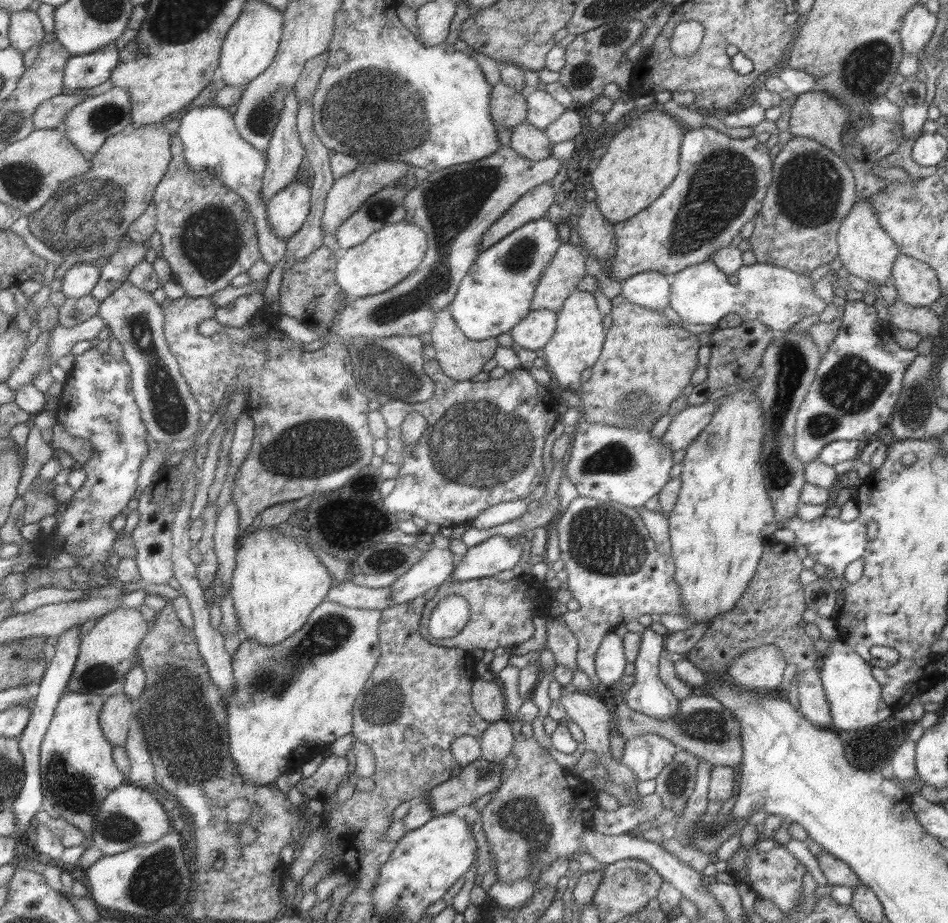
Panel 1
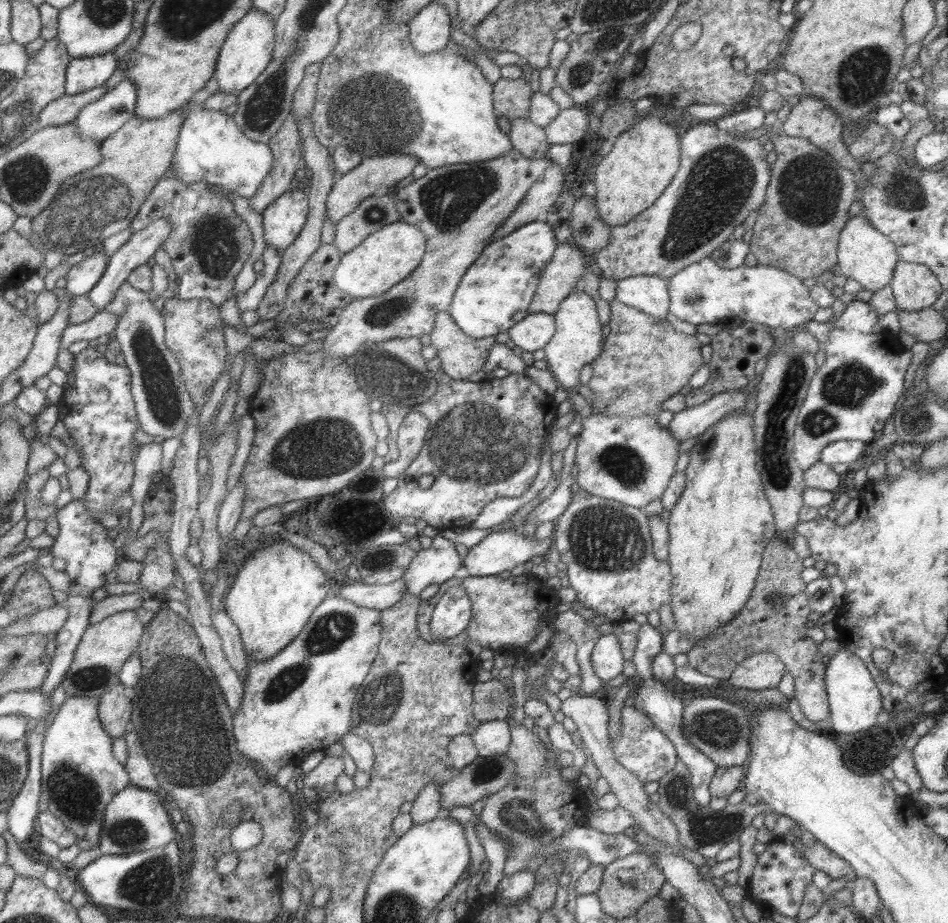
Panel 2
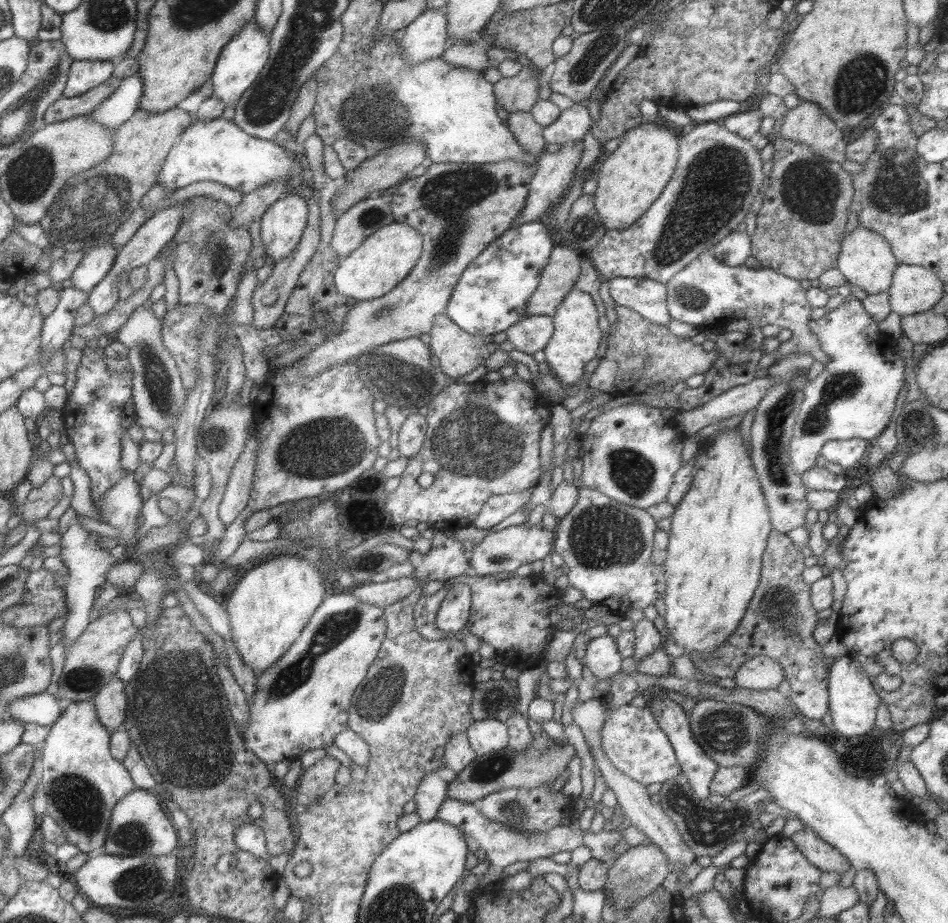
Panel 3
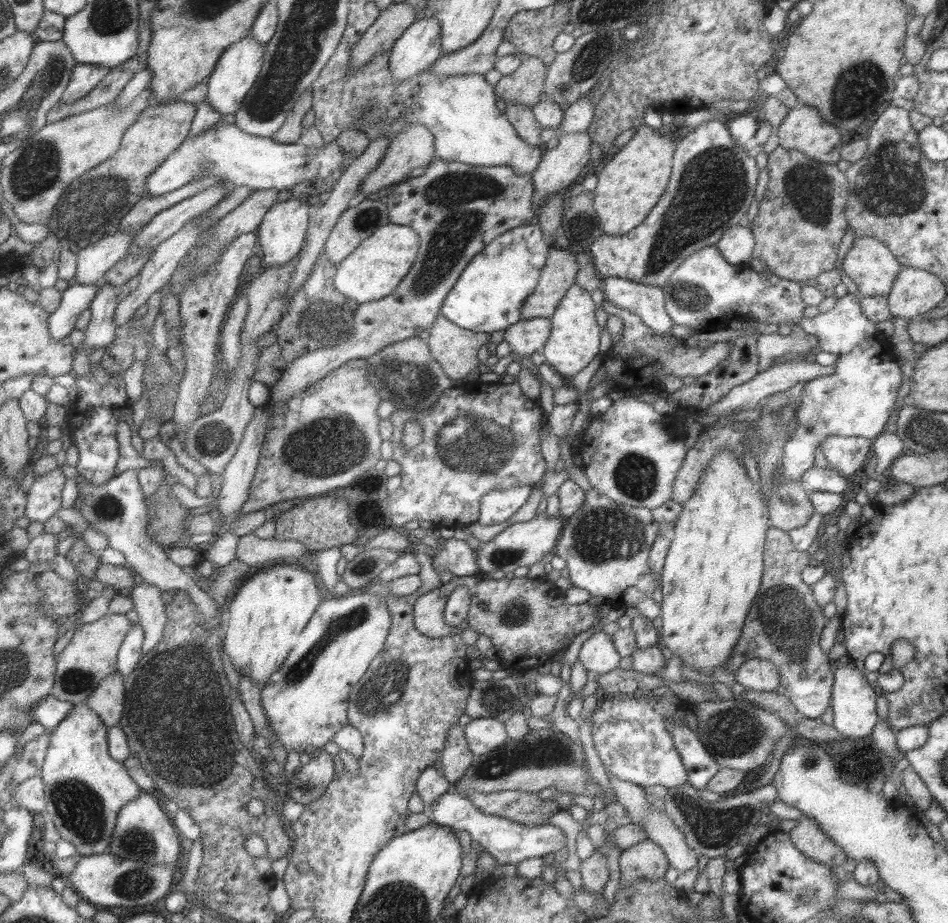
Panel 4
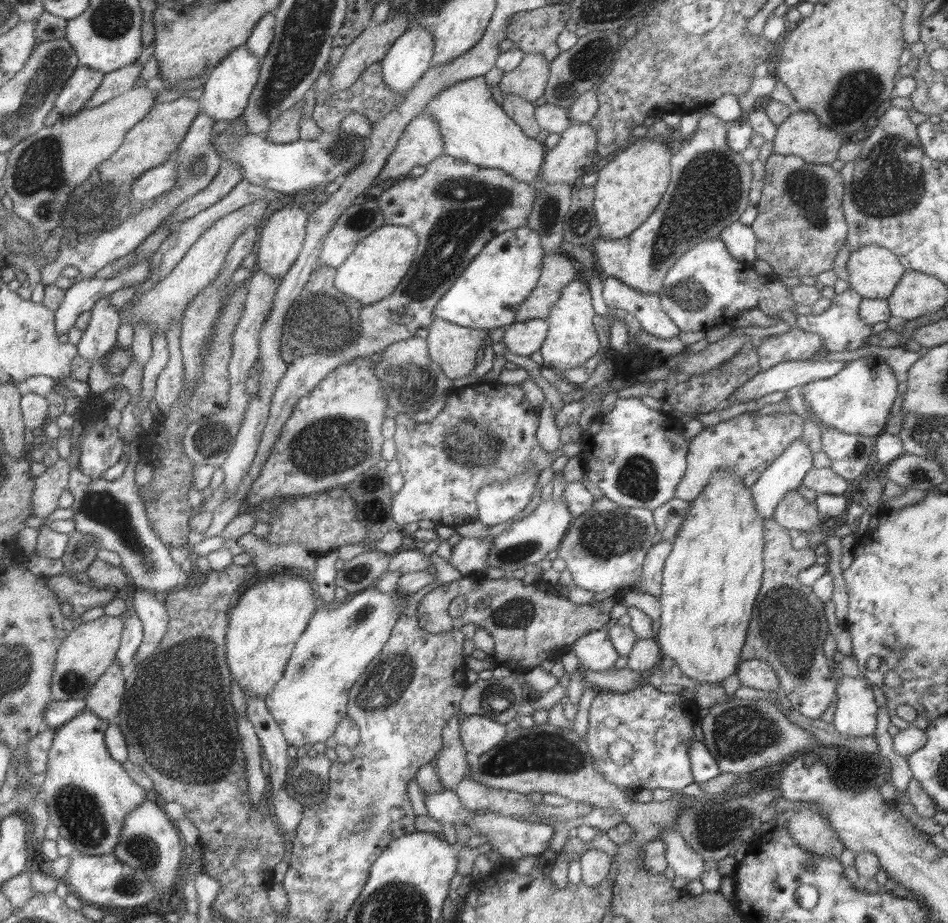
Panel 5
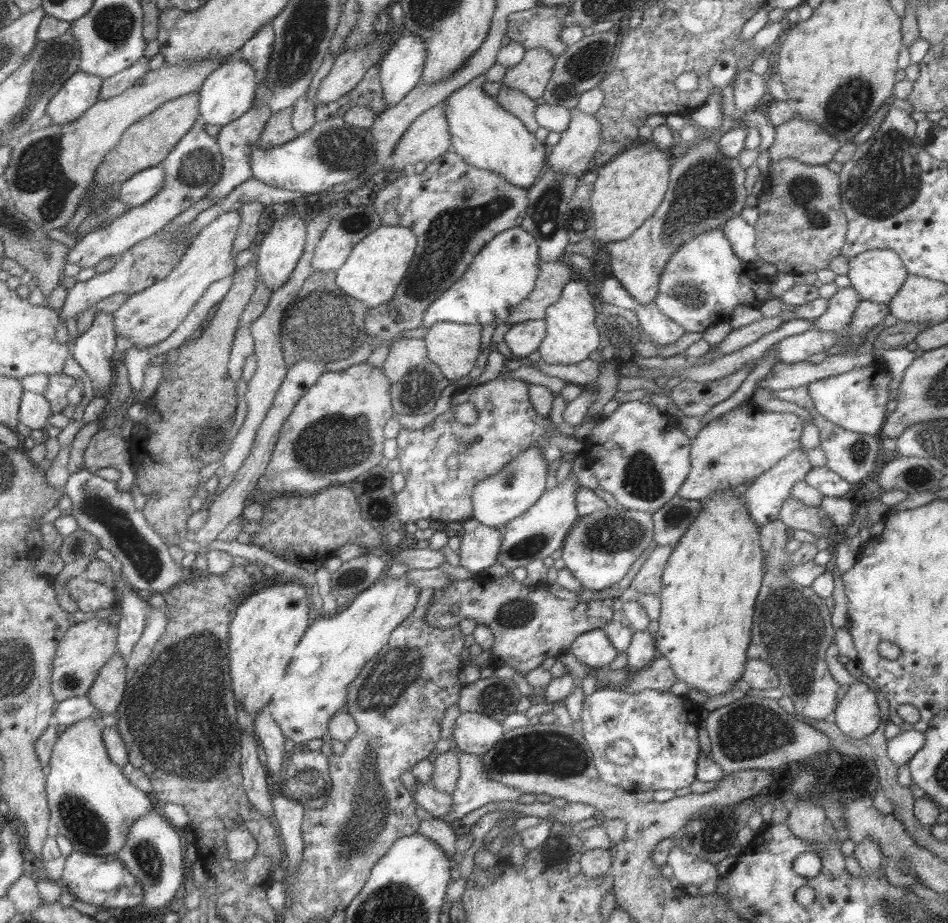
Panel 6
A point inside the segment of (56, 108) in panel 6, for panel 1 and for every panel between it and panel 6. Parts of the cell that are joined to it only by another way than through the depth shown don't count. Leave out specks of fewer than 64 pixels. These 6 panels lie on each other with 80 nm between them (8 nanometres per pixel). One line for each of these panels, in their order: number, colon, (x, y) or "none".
1: (86, 71)
2: (83, 74)
3: (85, 74)
4: (85, 78)
5: (85, 82)

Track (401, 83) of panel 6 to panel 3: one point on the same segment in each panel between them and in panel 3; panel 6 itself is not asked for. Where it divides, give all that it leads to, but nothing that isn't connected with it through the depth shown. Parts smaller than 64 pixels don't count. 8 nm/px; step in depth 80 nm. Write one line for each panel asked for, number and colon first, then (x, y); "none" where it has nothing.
3: (425, 38)
4: (418, 47)
5: (407, 59)

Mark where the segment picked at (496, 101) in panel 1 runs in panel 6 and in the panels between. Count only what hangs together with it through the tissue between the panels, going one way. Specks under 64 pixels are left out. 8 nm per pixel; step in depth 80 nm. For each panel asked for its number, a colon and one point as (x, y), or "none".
2: (511, 98)
3: (518, 93)
4: (523, 86)
5: (528, 80)
6: (530, 76)

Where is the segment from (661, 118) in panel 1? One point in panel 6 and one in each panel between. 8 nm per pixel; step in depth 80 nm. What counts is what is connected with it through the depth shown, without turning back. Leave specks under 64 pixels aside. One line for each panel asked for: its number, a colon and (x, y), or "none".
2: (644, 158)
3: (630, 179)
4: (629, 184)
5: (628, 188)
6: (627, 189)

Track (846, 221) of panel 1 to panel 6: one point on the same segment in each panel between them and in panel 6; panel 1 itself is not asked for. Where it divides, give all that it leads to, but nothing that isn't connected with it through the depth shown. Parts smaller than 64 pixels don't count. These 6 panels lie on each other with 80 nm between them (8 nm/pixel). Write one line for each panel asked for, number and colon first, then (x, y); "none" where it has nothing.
2: (864, 254)
3: (865, 259)
4: (870, 265)
5: (873, 271)
6: (876, 275)

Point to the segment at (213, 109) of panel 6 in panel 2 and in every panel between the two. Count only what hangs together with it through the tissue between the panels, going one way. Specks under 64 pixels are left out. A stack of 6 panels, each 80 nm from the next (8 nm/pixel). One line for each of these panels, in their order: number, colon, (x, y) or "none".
2: (246, 51)
3: (242, 58)
4: (237, 69)
5: (224, 96)

